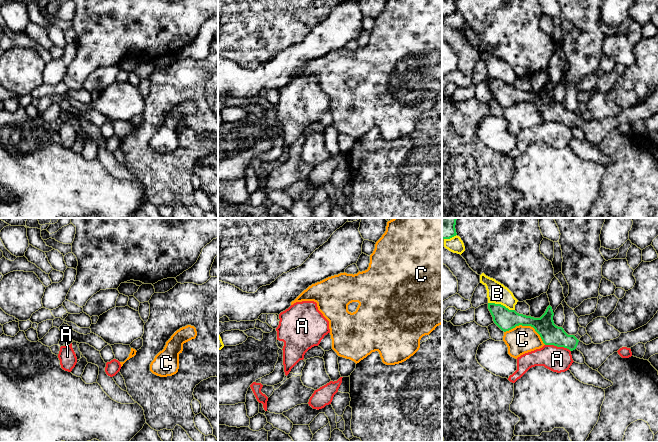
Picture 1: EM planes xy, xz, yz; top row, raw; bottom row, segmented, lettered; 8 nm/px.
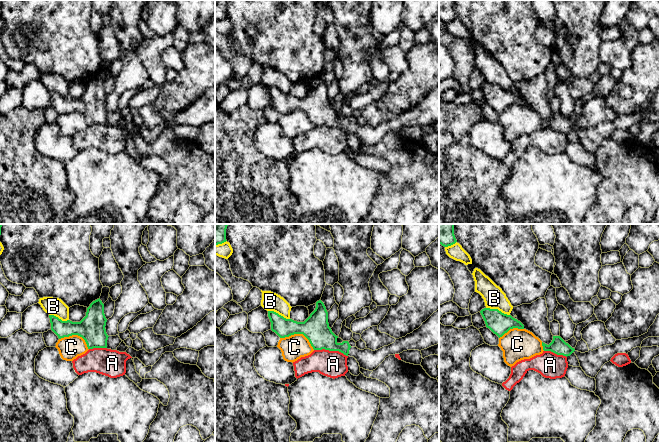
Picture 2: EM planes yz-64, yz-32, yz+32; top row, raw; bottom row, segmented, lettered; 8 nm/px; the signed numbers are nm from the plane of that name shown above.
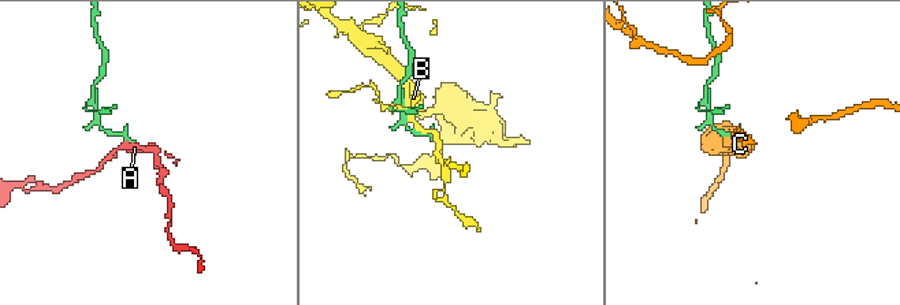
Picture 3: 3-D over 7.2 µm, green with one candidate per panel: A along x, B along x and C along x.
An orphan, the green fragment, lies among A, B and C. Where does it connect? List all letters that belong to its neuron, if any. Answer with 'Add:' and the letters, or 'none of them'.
Add: none of them

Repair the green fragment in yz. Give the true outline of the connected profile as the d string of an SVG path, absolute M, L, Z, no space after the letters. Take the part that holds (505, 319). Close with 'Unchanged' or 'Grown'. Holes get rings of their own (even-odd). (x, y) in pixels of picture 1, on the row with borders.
M488 303L488 309L494 323L502 331L509 331L519 325L531 326L540 335L545 345L580 351L585 358L585 363L593 370L598 369L610 355L622 347L631 348L638 343L646 344L658 338L658 311L646 325L634 331L621 333L618 338L601 344L586 345L574 335L568 335L562 327L554 324L554 313L550 305L540 318L519 314L501 304Z. Grown

